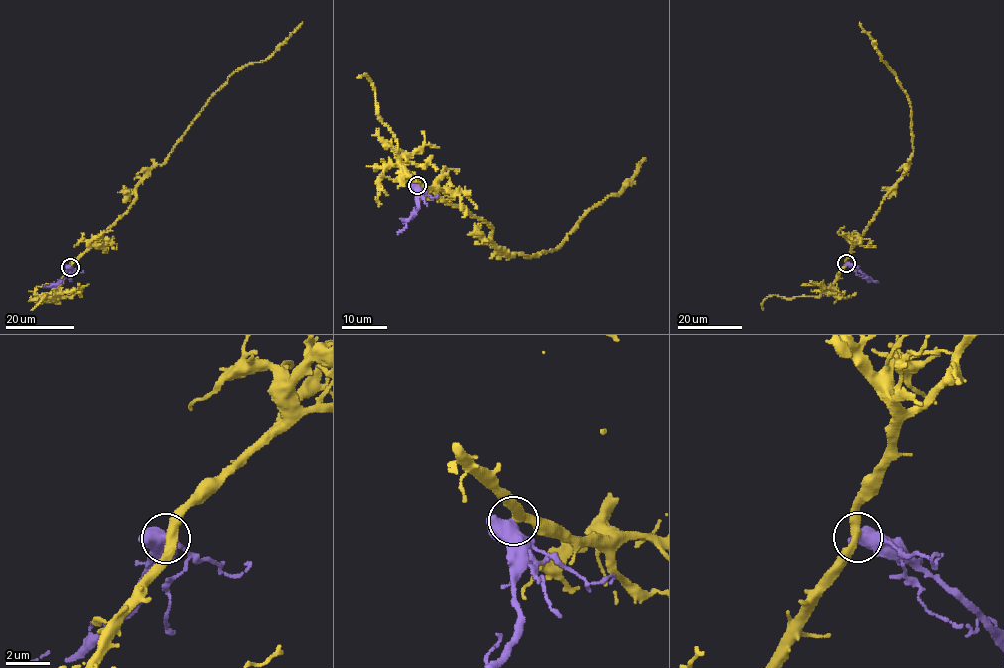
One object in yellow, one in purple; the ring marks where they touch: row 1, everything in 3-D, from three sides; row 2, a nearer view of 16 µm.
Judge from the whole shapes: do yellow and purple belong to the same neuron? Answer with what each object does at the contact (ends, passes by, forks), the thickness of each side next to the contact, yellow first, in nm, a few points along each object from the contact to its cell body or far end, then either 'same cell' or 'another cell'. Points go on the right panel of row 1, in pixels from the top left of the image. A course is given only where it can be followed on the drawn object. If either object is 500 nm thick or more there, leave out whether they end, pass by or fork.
calibres 380 and 550 nm; course yellow (846, 264), (851, 248), (906, 170), (913, 147), (907, 95), (859, 22); course purple (846, 264), (855, 266), (869, 280), (878, 282); another cell

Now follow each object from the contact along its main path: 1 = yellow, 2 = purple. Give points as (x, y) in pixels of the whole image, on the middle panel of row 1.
1: (417, 185), (487, 222), (490, 239), (503, 252), (530, 258), (555, 250), (581, 219), (626, 186), (645, 158)
2: (417, 185), (417, 209), (406, 227), (397, 233)

